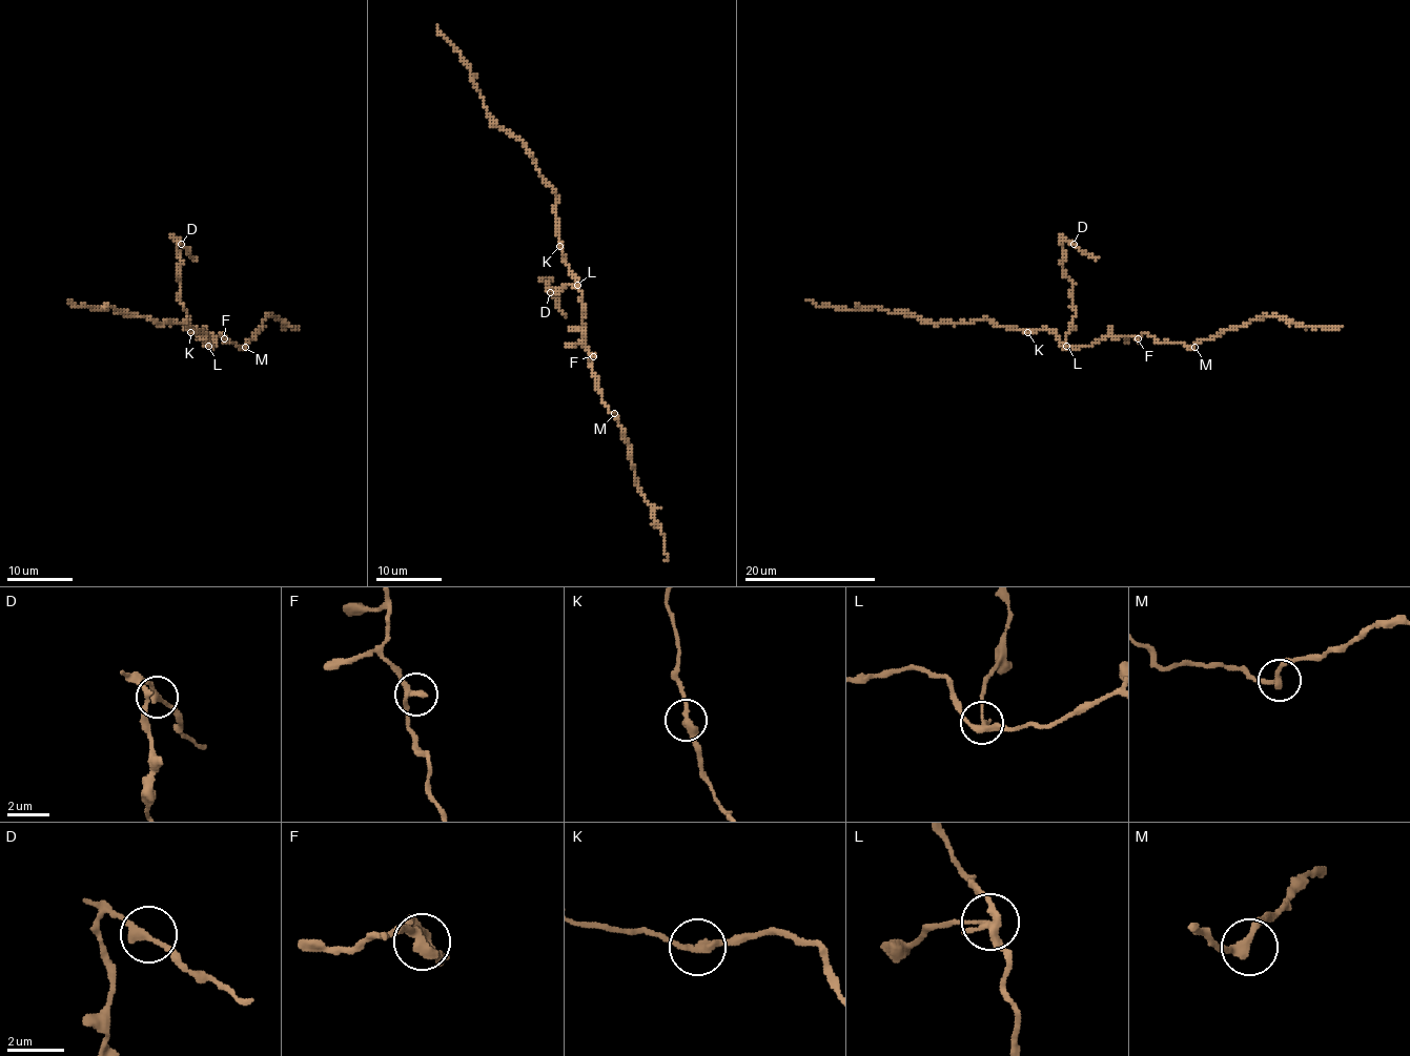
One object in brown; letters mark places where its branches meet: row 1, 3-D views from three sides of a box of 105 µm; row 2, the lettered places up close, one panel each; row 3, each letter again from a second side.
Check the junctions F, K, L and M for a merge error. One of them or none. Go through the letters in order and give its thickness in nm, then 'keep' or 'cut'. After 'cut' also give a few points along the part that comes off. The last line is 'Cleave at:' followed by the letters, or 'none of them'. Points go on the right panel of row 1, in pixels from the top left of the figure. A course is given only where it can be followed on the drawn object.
F: 280 nm thick; keep
K: 280 nm thick; keep
L: 240 nm thick; cut; foreign part runs (1066, 346), (1066, 332), (1075, 309), (1074, 282), (1063, 268), (1065, 250), (1062, 240), (1066, 239), (1098, 259)
M: 280 nm thick; keep
Cleave at: L

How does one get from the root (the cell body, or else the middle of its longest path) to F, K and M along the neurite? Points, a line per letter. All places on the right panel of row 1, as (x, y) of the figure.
F: (1063, 347), (1088, 347), (1106, 337), (1135, 335), (1138, 338)
K: (1063, 347), (1050, 330), (1027, 332)
M: (1063, 347), (1088, 347), (1106, 337), (1142, 334), (1152, 335), (1161, 344), (1180, 342), (1194, 347)

